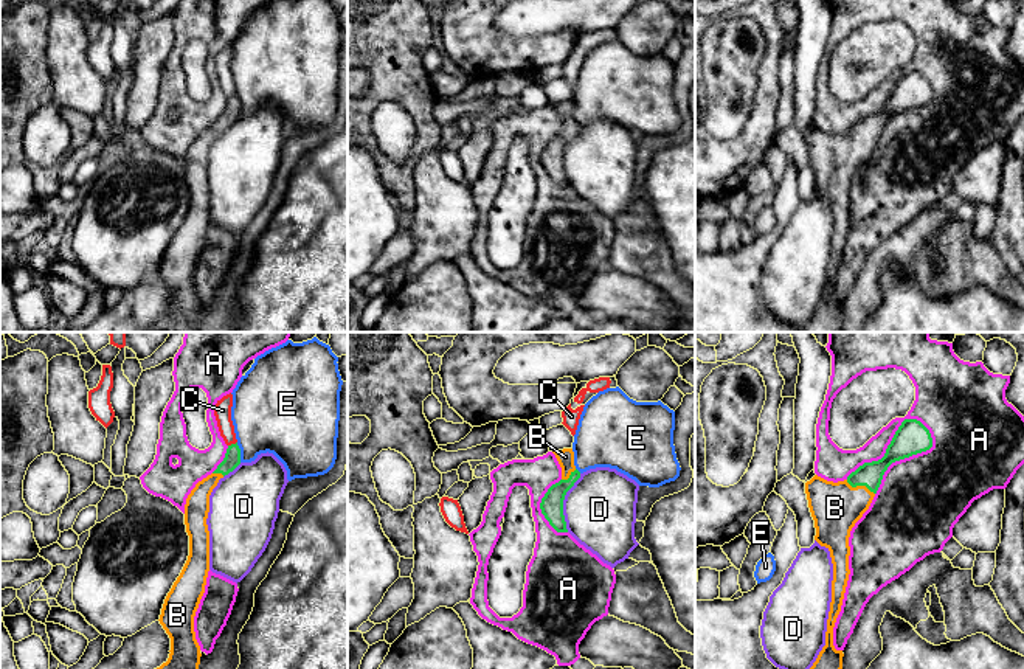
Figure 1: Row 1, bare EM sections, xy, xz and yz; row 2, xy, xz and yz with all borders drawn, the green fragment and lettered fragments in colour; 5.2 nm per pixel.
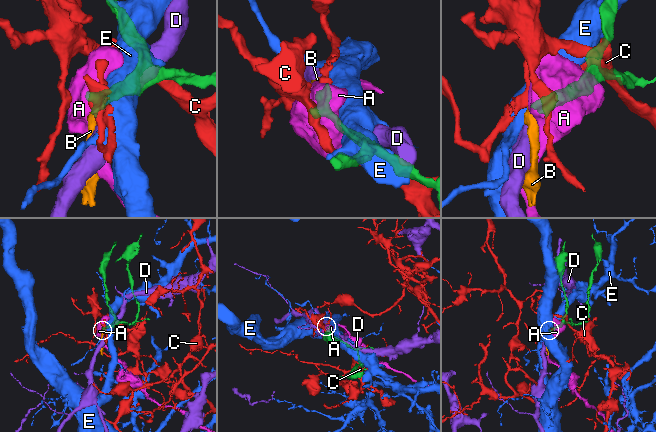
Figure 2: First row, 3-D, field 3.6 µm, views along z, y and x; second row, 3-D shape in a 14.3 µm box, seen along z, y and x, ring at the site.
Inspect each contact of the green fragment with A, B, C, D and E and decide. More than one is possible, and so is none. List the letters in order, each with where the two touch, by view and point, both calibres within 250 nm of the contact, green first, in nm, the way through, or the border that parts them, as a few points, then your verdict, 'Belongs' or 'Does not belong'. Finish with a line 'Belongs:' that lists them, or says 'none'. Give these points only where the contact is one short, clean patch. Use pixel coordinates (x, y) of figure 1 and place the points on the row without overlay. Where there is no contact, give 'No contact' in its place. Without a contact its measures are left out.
A: Touches green at yz (889, 97). Thickness 170 nm (green) against 300 nm. Does not belong
B: Touches green at yz (860, 137). Thickness 130 nm (green) against 260 nm. Path across: yz (871, 126), (860, 137), (835, 160). Belongs
C: Touches green at xy (231, 97). Thickness 90 nm (green) against 90 nm. Does not belong
D: Touches green at xz (562, 155). Thickness 120 nm (green) against 380 nm. Does not belong
E: Touches green at xy (239, 104). Thickness 90 nm (green) against 380 nm. Does not belong
Belongs: B

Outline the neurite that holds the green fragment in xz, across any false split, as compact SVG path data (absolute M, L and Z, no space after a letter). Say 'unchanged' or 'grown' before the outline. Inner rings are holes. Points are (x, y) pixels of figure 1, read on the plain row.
grown; M573 101L552 104L562 120L562 132L552 137L541 151L540 161L545 171L557 185L568 185L563 168L563 152L566 144L580 130L580 124L574 118Z

